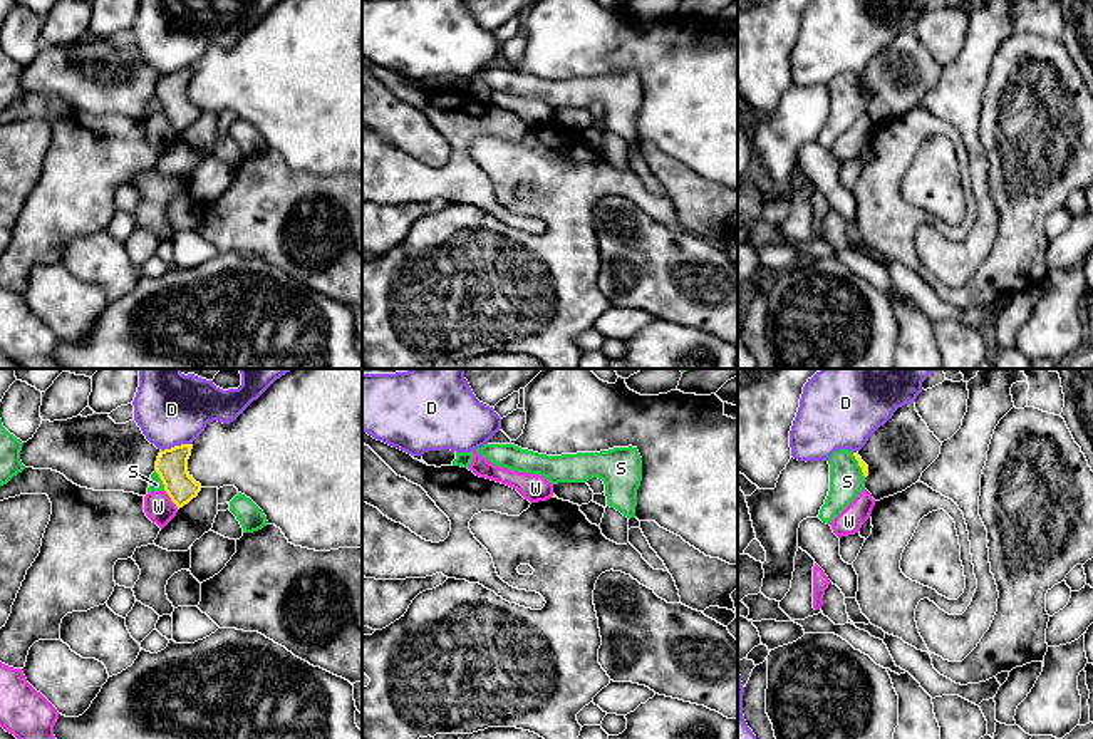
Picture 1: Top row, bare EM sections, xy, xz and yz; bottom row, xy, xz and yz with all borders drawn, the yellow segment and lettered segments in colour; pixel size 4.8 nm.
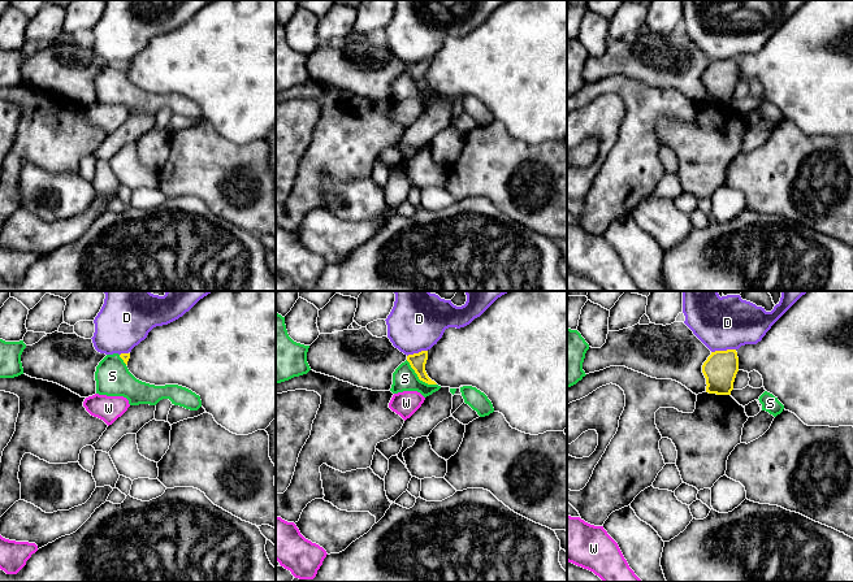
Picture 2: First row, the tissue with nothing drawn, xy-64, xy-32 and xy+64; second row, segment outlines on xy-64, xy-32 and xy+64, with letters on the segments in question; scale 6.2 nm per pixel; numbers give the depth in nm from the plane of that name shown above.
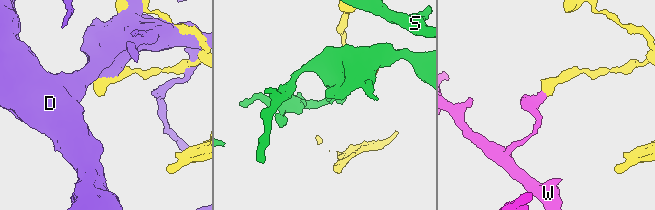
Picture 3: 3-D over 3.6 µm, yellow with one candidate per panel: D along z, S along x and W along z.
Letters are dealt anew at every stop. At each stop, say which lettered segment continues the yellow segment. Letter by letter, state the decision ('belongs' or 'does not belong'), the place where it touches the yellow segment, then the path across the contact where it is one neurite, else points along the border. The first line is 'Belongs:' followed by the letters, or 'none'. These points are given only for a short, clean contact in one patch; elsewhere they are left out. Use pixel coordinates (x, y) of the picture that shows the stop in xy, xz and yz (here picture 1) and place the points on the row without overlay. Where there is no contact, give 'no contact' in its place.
Belongs: none
D: does not belong; meets yellow in xy at (175, 71)
S: does not belong; meets yellow in xy at (161, 104)
W: does not belong; meets yellow in xy at (171, 124); border along xy (165, 114), (178, 133)

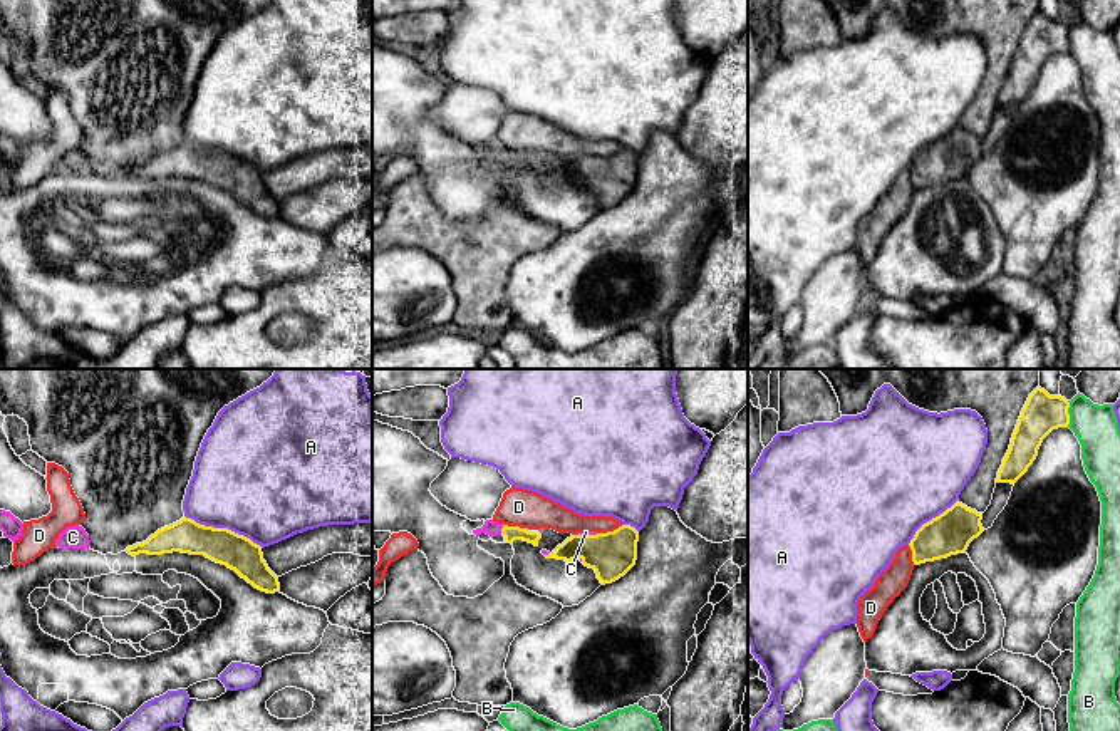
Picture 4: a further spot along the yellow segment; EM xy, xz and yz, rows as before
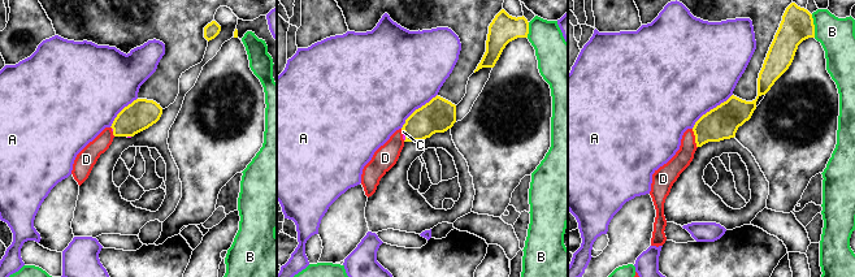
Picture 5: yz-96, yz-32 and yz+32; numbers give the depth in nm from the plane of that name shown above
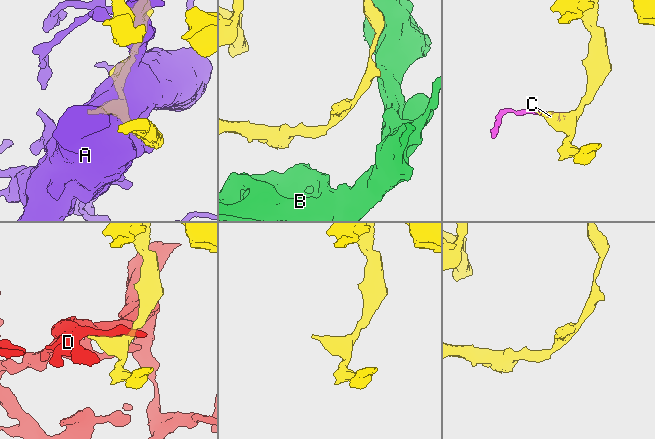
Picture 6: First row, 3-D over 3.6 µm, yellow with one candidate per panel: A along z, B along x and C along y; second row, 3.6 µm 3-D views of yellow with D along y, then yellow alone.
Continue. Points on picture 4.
Belongs: C
A: does not belong; meets yellow in xy at (223, 153)
B: does not belong; meets yellow in yz at (1068, 39)
C: belongs; meets yellow in xz at (502, 155)
D: does not belong; meets yellow in xz at (609, 156)

